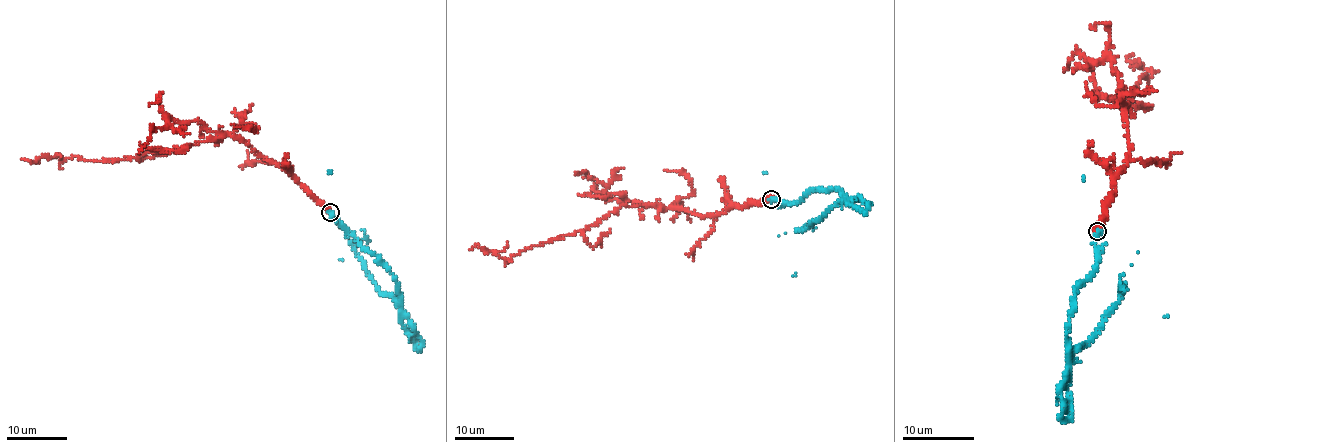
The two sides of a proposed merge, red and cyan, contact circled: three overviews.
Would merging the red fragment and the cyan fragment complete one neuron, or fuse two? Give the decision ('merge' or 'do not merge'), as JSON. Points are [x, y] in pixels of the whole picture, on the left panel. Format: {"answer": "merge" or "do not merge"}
{"answer": "do not merge"}

